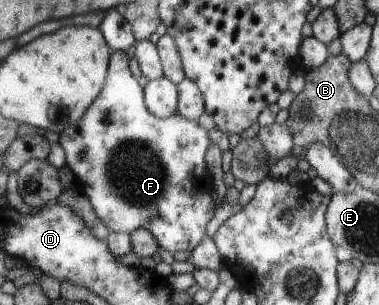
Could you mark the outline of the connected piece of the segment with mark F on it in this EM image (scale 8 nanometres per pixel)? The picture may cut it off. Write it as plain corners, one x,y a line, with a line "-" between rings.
116,51
116,53
112,55
111,71
107,75
107,85
103,87
103,91
99,97
92,102
87,113
84,114
78,122
73,123
71,126
68,126
66,130
59,133
59,145
62,146
65,151
65,164
74,172
78,183
77,190
89,197
96,215
102,220
102,223
110,229
110,232
130,234
134,230
148,228
148,231
151,231
152,235
158,240
161,249
171,251
173,254
176,253
176,251
191,253
195,247
198,247
200,243
204,241
206,225
208,225
208,221
214,217
214,209
216,209
216,207
214,207
214,199
212,199
212,189
210,189
210,185
206,183
208,173
206,173
206,167
204,167
204,165
206,165
204,155
206,155
206,151
208,151
208,147
210,147
210,137
208,137
208,131
198,125
198,121
188,121
187,117
178,113
166,119
160,119
147,105
144,105
145,93
146,91
142,91
138,79
132,75
132,71
130,71
130,67
128,67
128,57
126,57
126,54
123,51

